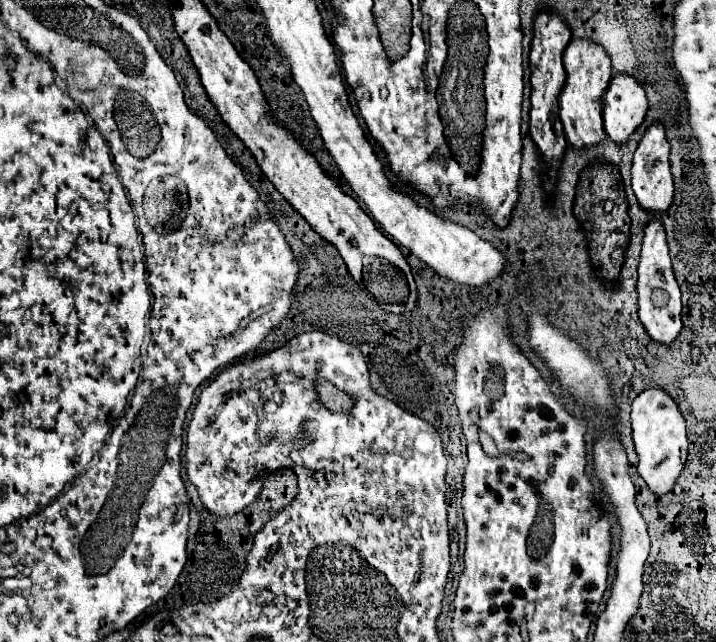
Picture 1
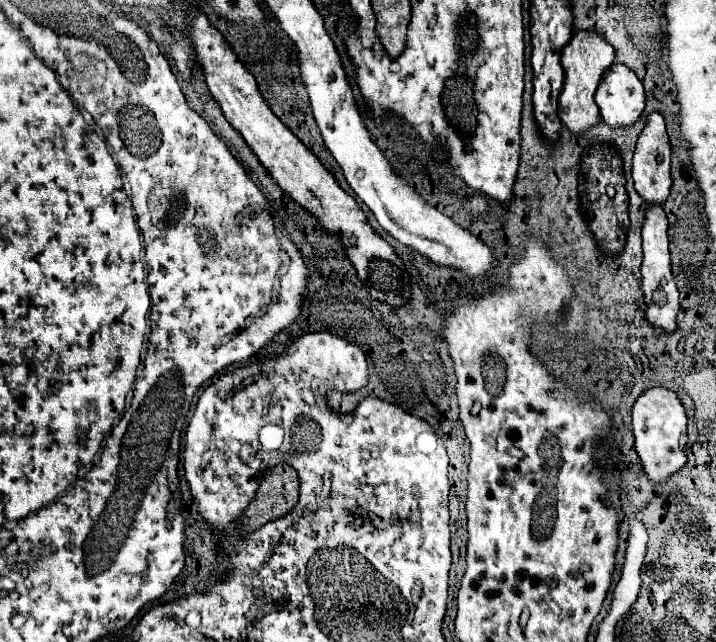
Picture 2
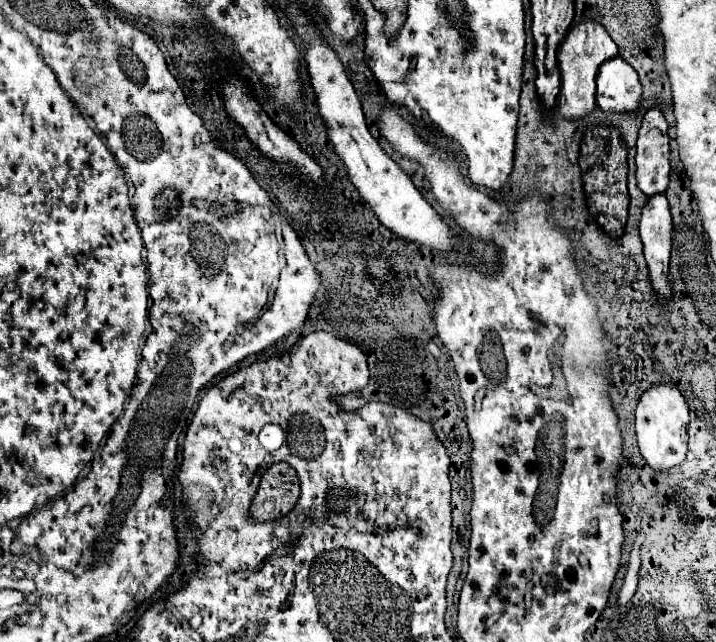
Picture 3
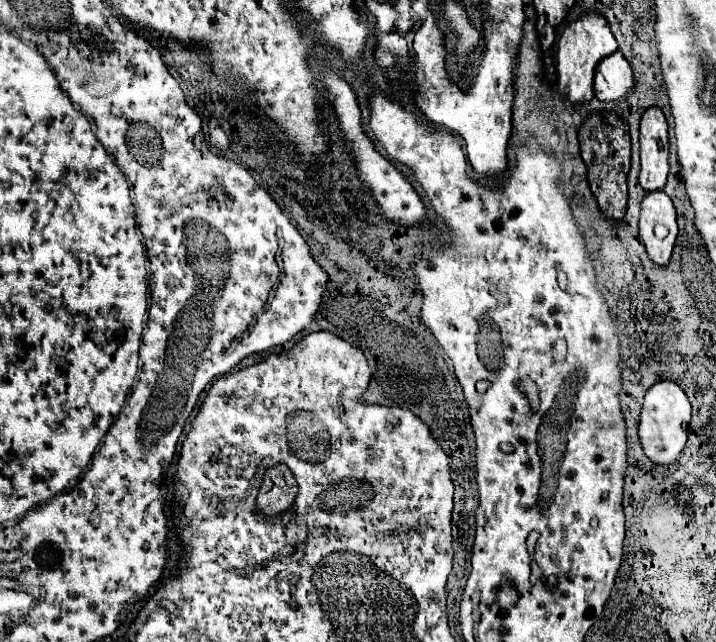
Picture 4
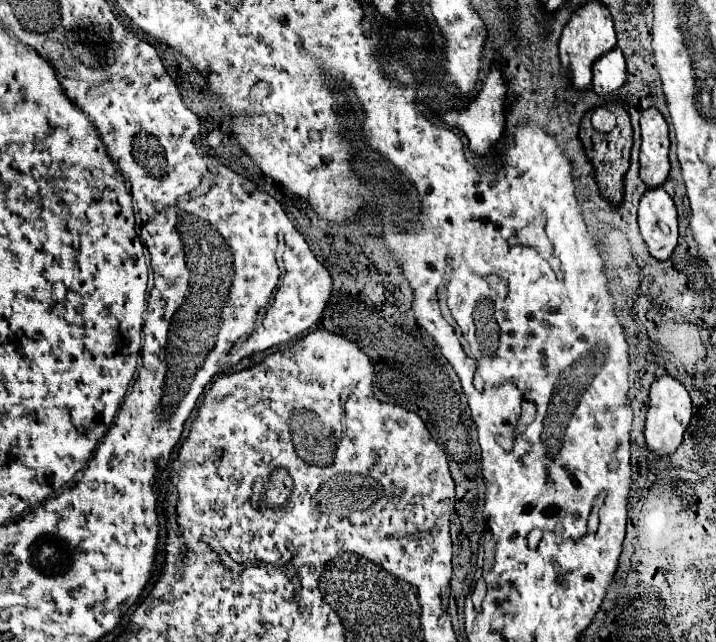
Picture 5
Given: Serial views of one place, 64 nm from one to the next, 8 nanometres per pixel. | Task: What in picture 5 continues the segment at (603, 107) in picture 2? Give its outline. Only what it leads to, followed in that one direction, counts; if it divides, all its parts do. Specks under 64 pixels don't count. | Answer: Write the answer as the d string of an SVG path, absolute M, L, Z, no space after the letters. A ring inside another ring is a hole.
M620 48L608 50L598 62L592 64L592 84L598 94L610 94L626 82L626 60Z

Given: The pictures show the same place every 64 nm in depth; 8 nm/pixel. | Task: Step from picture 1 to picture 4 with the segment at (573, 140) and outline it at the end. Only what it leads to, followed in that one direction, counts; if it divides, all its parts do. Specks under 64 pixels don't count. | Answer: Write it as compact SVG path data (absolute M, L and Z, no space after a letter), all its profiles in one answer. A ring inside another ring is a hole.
M586 12L578 20L568 22L558 38L558 52L556 52L556 72L558 72L558 90L566 96L572 104L588 102L594 96L594 70L598 62L612 52L618 50L616 38L610 32L608 20L600 12Z

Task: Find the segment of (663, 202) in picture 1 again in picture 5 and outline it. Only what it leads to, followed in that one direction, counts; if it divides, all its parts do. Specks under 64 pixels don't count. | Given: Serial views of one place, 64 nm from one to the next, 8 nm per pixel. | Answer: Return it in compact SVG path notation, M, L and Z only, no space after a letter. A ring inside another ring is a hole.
M648 108L640 116L642 146L640 146L640 178L646 186L660 186L670 172L668 162L668 124L656 108Z

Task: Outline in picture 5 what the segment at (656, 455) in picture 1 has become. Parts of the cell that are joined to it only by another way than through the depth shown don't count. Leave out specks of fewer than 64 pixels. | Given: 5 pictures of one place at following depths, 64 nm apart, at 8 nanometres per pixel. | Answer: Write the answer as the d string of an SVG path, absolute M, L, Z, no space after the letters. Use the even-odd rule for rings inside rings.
M660 376L652 388L650 388L650 404L648 404L648 416L646 416L646 444L648 448L658 456L672 454L682 444L682 434L692 418L692 400L688 396L688 390L672 376Z

